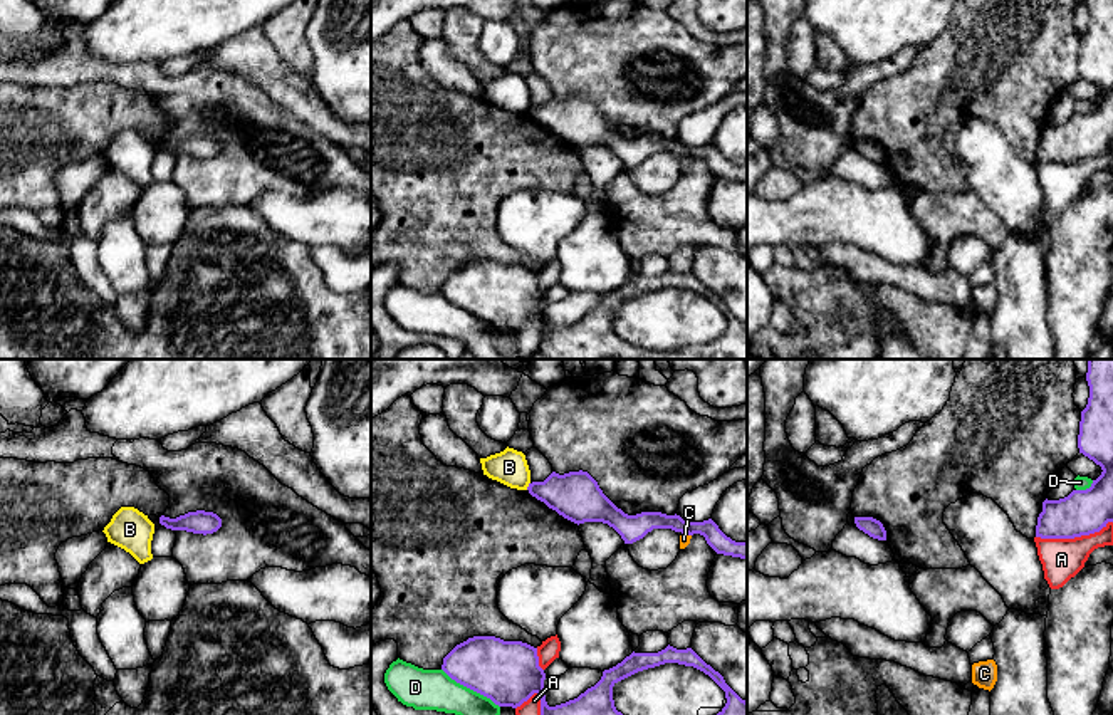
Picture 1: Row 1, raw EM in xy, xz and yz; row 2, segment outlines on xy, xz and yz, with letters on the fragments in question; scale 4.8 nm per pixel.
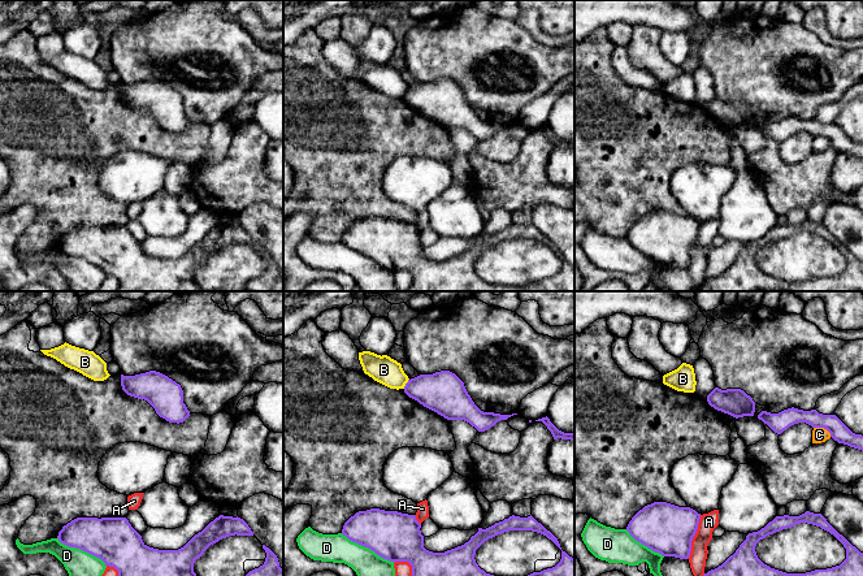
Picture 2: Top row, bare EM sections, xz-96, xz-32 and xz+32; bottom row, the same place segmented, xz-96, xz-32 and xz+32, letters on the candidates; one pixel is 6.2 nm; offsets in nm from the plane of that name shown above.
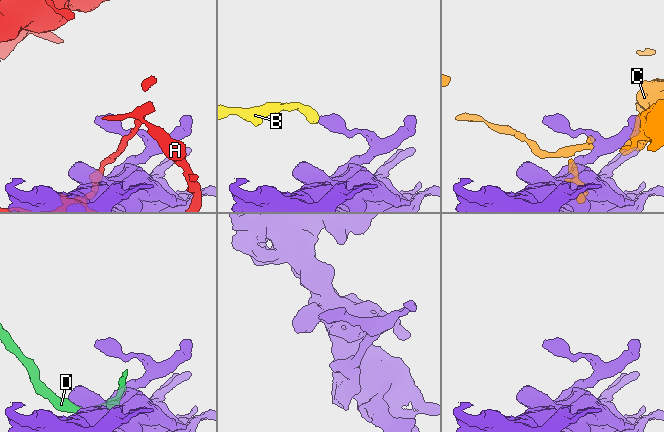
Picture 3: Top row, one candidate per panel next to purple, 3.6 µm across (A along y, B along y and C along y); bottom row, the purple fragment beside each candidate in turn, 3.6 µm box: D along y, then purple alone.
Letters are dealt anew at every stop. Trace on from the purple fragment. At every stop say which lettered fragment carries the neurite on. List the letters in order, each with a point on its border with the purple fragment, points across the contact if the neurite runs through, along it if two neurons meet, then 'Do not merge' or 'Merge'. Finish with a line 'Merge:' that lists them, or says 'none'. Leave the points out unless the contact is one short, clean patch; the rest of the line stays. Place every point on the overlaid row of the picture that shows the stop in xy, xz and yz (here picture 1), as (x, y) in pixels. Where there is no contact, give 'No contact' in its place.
A: Touches purple at yz (1073, 537). Do not merge
B: Touches purple at xz (529, 485). Boundary: xz (529, 482), (526, 489). Do not merge
C: Touches purple at xz (687, 532). Do not merge
D: Touches purple at xz (470, 688). Do not merge
Merge: none

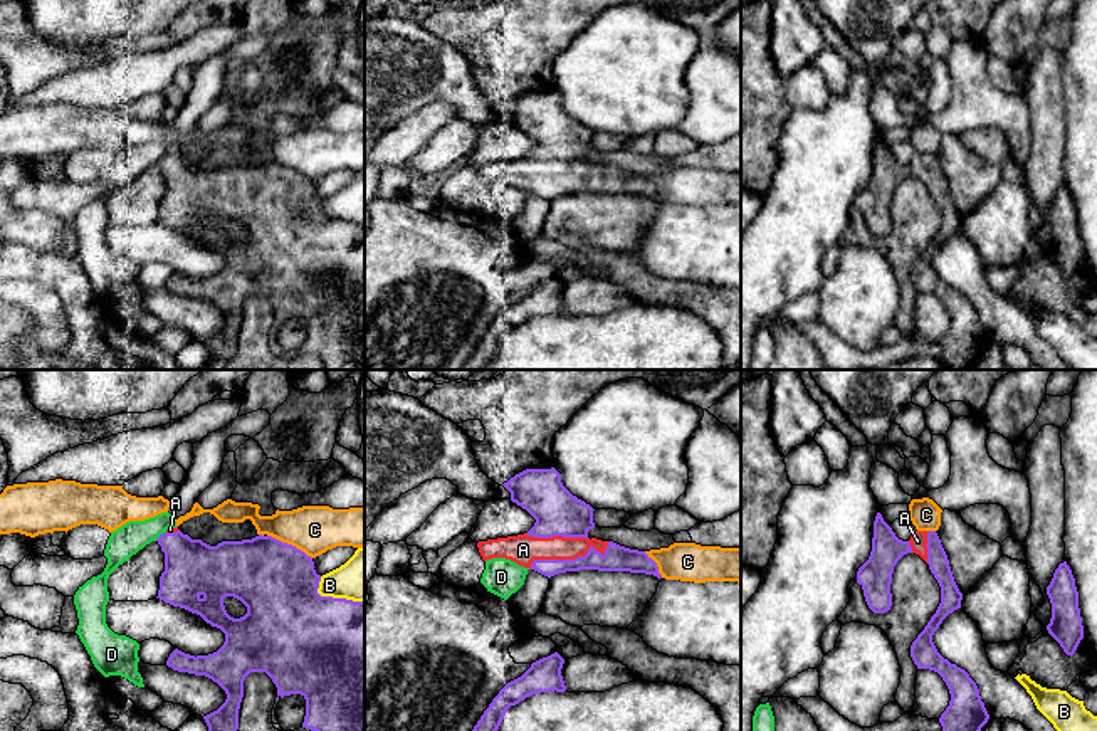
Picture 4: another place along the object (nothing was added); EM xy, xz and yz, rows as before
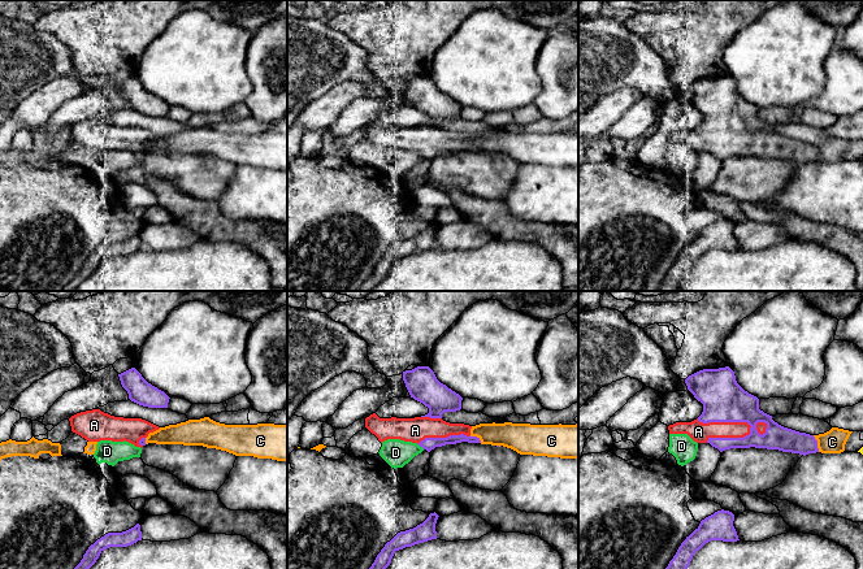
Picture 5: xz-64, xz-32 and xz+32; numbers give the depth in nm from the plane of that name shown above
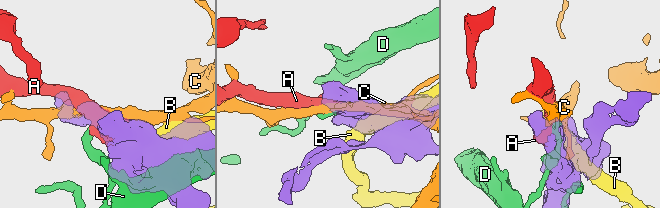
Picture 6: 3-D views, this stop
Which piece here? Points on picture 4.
A: Touches purple at xz (570, 560). Merge
B: Touches purple at xy (331, 597). Do not merge
C: Touches purple at xy (289, 545). Do not merge
D: Touches purple at xy (160, 535). Boundary: xy (165, 531), (155, 540). Do not merge
Merge: A

